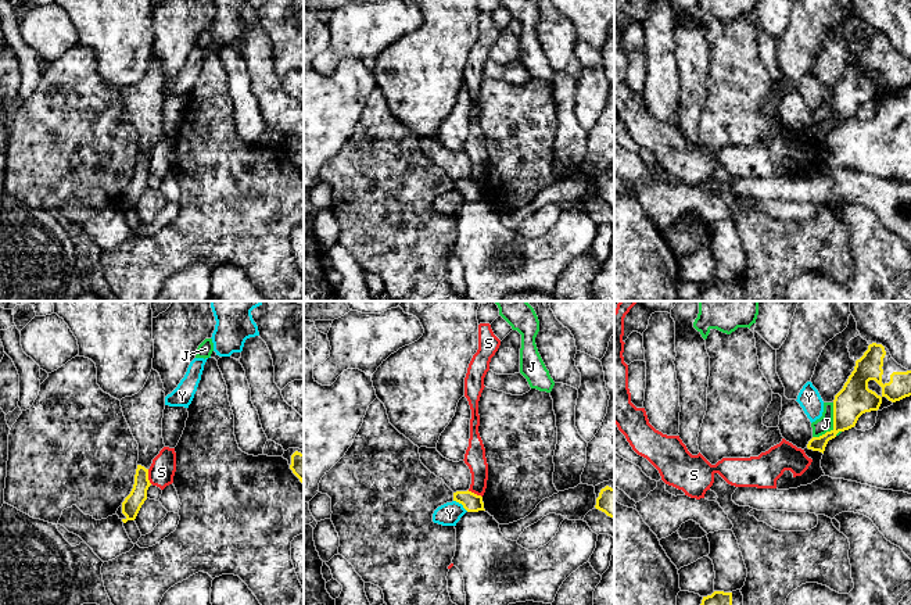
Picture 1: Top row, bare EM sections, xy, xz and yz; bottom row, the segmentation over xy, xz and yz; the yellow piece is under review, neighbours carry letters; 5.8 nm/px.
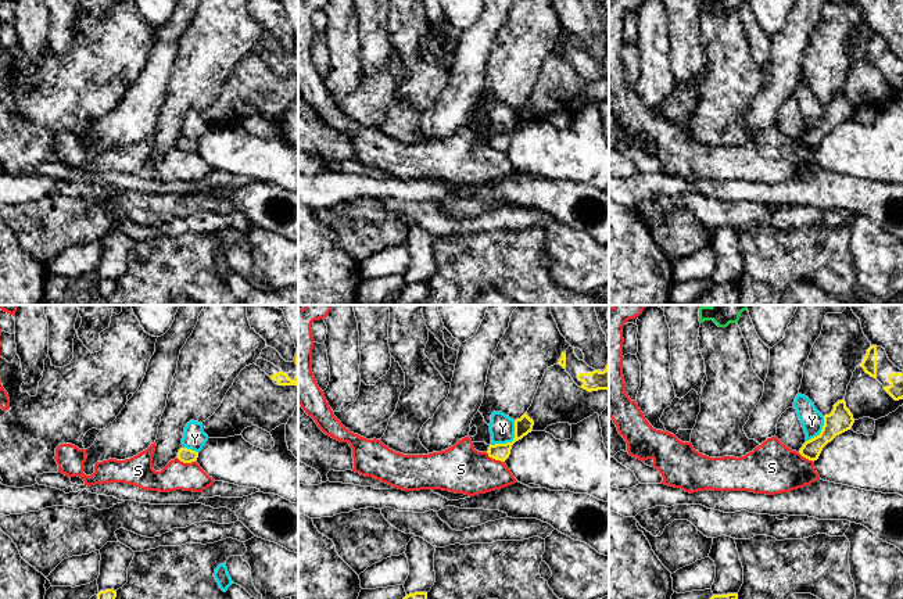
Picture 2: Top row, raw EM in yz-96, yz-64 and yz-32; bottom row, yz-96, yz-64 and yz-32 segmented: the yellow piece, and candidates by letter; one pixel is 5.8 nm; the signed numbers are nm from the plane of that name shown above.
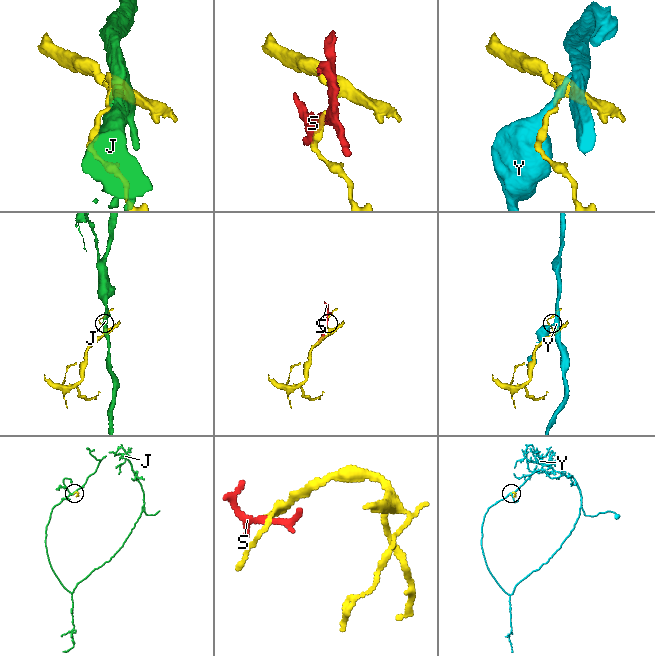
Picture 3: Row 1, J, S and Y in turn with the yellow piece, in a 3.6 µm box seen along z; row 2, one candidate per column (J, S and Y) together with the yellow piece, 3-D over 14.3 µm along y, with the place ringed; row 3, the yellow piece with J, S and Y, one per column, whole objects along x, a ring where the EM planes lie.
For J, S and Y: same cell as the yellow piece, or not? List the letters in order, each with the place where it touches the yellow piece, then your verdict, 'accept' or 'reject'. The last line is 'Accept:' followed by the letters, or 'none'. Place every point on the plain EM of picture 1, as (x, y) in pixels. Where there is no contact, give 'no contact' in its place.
J: yz (834, 114) | reject
S: xy (147, 165) | reject
Y: xz (461, 192) | reject
Accept: none

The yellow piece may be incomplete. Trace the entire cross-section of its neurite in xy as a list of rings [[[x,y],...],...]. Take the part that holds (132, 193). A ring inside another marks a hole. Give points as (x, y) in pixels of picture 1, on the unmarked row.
[[[137,154],[133,178],[122,191],[122,203],[126,205],[122,208],[123,212],[136,208],[141,194],[147,189],[147,179],[150,175],[151,172],[148,169],[148,158]]]

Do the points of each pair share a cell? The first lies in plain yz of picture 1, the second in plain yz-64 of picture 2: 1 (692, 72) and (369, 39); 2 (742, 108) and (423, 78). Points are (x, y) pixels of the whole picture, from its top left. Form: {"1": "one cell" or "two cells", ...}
{"1": "one cell", "2": "one cell"}

